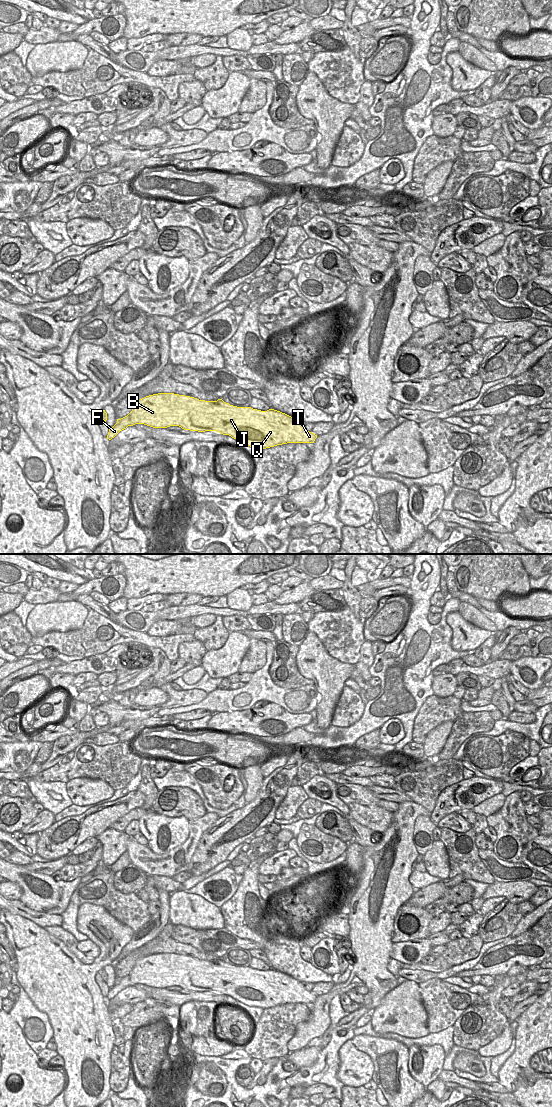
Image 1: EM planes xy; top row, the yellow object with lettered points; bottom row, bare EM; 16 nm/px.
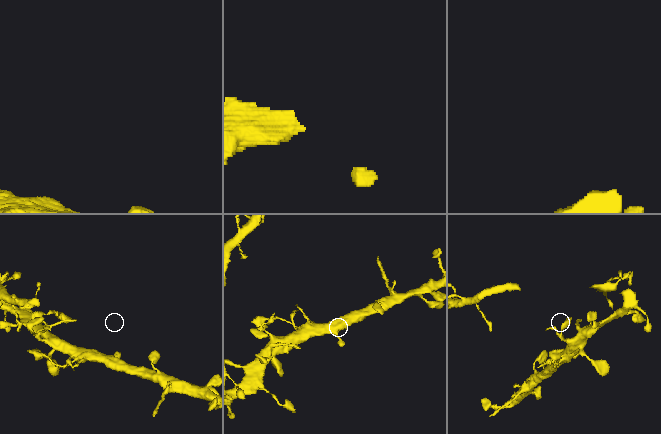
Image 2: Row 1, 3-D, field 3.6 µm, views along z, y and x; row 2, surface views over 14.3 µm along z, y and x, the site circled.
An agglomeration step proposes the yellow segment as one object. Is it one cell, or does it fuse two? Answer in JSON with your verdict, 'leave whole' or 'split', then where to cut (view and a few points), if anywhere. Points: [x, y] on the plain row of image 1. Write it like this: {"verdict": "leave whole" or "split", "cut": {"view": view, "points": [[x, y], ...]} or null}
{"verdict": "leave whole", "cut": null}

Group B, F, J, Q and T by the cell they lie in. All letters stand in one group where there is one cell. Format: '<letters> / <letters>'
B F J Q T

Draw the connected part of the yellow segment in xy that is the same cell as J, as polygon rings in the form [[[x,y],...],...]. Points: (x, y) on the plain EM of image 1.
[[[158,953],[137,960],[132,971],[109,989],[107,999],[111,1000],[128,986],[144,984],[153,988],[179,986],[190,991],[217,991],[229,995],[239,1002],[262,1009],[287,1003],[314,1003],[317,995],[305,990],[300,981],[280,971],[261,971],[251,967],[237,967],[224,962],[199,960],[174,953]]]

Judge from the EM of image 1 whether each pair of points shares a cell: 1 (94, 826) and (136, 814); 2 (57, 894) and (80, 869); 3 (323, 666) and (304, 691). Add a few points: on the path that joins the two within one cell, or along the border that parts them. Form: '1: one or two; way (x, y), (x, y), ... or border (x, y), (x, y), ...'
1: two; border (139, 808), (133, 808), (108, 827)
2: two; border (81, 876), (69, 881), (61, 880)
3: two; border (313, 685), (315, 687)

